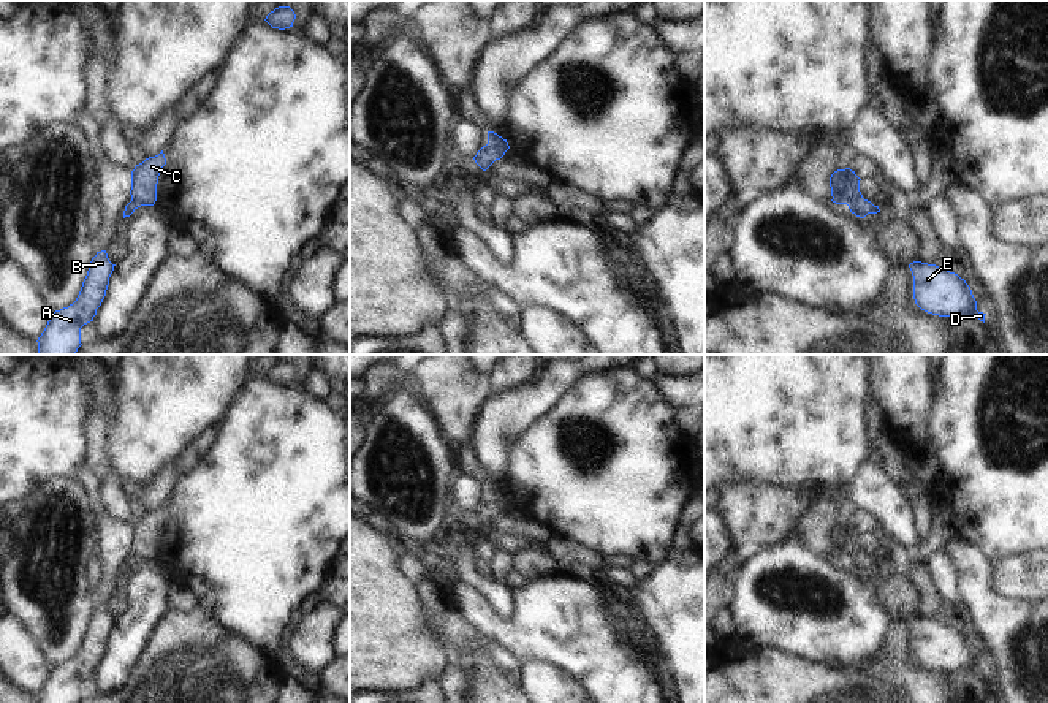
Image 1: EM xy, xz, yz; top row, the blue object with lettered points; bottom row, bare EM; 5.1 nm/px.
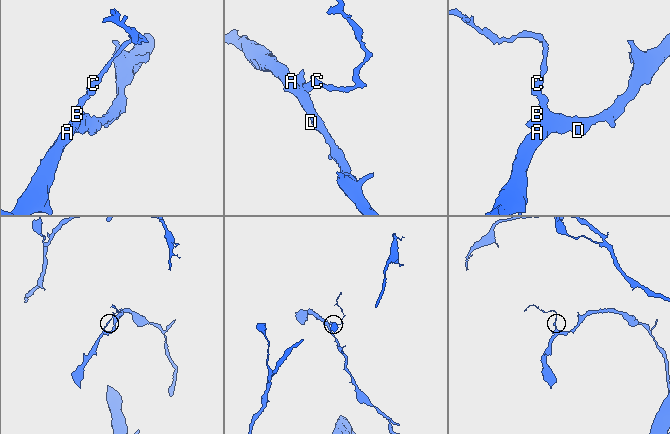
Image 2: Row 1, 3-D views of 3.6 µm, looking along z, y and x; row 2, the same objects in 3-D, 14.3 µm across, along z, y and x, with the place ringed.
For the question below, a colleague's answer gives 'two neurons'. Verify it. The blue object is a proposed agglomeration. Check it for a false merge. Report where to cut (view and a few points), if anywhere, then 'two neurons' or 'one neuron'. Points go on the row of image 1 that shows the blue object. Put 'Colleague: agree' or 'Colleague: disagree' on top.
Colleague: disagree
cut none; one neuron

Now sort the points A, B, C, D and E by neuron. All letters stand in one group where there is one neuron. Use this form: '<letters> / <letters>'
A B C D E

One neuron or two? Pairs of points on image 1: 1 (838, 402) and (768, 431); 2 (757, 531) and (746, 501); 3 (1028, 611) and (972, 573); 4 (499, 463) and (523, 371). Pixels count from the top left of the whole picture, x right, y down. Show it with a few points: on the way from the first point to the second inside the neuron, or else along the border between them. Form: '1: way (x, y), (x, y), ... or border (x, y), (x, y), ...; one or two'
1: way (820, 402), (797, 402), (786, 414); one
2: way (757, 523), (757, 518), (748, 509); one
3: way (1013, 611), (1006, 611), (982, 588); one
4: border (537, 371), (521, 385), (493, 393); two

